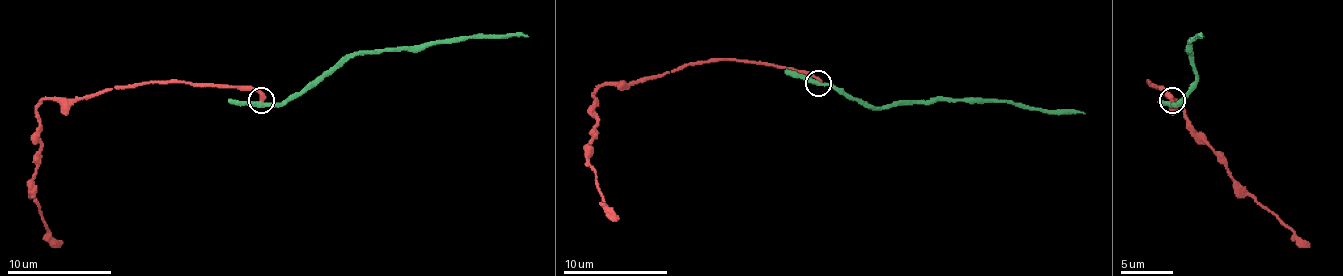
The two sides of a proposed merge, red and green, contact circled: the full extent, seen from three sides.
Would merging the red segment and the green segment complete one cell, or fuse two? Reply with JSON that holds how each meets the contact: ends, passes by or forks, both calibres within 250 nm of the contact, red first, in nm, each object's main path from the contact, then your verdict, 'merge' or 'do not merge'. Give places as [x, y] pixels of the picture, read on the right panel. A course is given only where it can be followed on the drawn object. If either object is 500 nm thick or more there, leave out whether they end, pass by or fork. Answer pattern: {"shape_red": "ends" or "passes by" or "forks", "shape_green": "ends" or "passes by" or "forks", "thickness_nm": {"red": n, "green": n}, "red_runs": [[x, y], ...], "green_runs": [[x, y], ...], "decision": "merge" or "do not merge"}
{"shape_red": "ends", "shape_green": "passes by", "thickness_nm": {"red": 400, "green": 320}, "red_runs": [[1172, 100], [1165, 89], [1149, 81], [1183, 110], [1183, 118], [1235, 181], [1308, 243]], "green_runs": [[1172, 102], [1178, 102], [1196, 84], [1188, 45], [1199, 34], [1201, 37]], "decision": "do not merge"}

